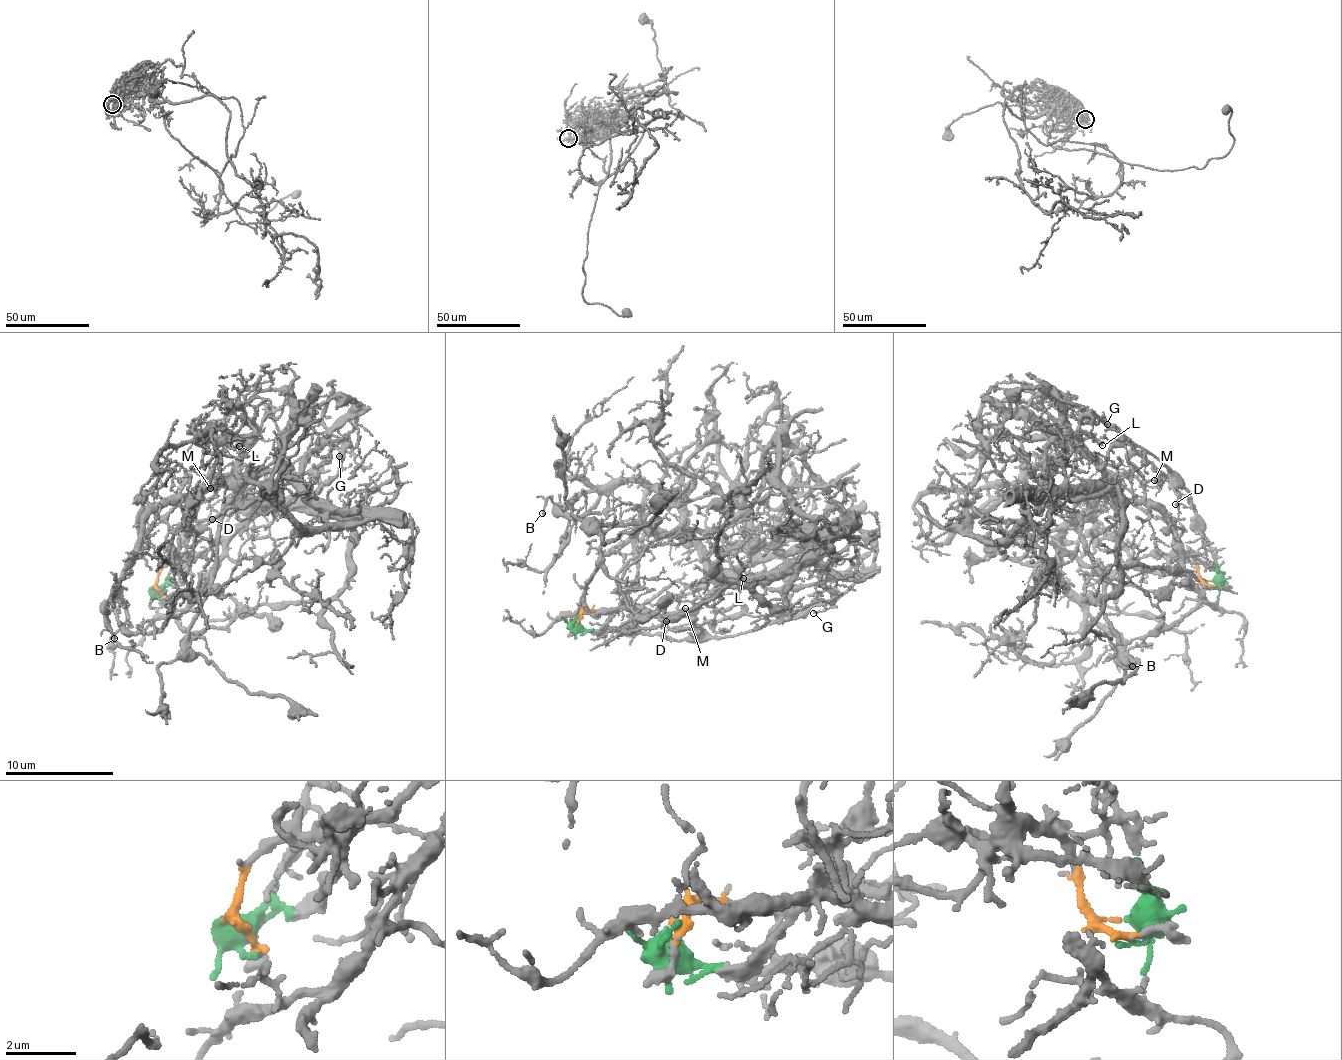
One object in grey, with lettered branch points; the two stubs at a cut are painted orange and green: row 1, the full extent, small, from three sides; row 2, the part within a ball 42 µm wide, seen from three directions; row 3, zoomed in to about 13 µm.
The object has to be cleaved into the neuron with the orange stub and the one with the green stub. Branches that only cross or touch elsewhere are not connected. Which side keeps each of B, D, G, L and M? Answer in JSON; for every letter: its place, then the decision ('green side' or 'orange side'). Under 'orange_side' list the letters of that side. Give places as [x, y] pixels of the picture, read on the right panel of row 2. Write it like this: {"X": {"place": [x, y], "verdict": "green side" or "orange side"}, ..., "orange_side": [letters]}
{"B": {"place": [1132, 666], "verdict": "orange side"}, "D": {"place": [1175, 504], "verdict": "green side"}, "G": {"place": [1107, 424], "verdict": "orange side"}, "L": {"place": [1102, 445], "verdict": "orange side"}, "M": {"place": [1154, 480], "verdict": "orange side"}, "orange_side": ["B", "G", "L", "M"]}

